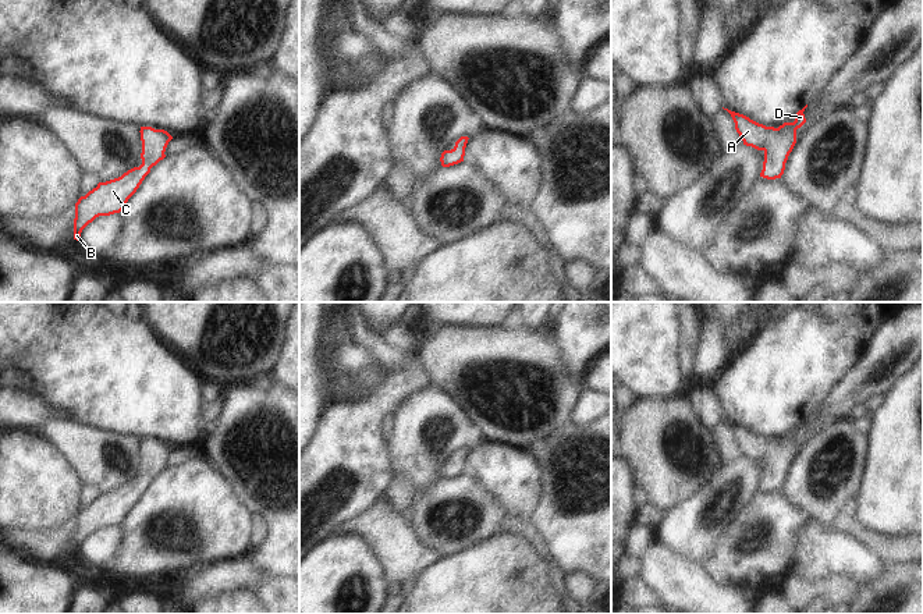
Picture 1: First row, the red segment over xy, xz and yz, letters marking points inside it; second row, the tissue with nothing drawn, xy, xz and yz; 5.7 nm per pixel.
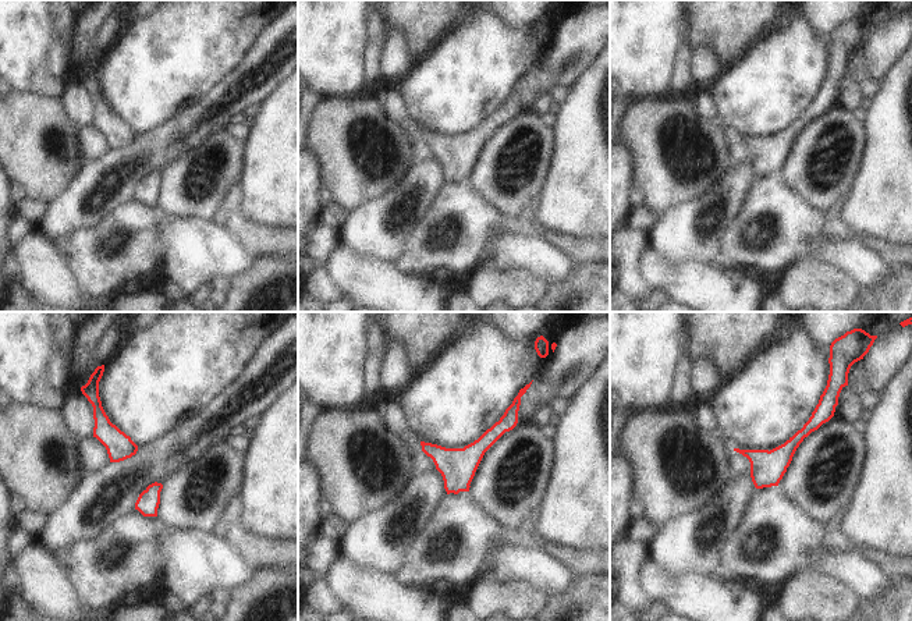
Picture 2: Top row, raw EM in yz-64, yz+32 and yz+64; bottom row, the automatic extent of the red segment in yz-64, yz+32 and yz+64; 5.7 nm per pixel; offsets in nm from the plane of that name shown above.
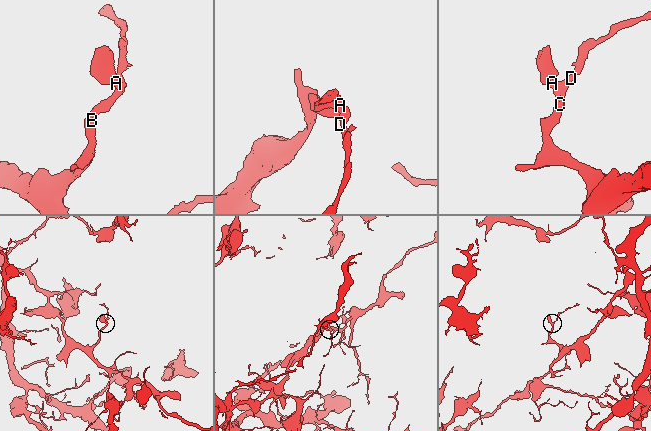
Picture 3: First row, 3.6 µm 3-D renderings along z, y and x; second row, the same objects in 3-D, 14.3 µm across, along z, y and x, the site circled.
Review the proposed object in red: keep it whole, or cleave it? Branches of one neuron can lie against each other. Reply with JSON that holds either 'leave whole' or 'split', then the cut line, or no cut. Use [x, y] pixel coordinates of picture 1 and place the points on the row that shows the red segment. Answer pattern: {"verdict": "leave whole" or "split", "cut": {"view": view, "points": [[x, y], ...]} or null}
{"verdict": "leave whole", "cut": null}

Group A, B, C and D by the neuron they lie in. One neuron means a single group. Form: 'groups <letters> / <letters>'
groups A B C D

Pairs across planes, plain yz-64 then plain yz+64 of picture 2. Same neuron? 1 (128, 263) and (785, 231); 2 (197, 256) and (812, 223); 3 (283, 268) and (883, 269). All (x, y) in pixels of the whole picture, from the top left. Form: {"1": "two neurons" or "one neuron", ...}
{"1": "one neuron", "2": "two neurons", "3": "two neurons"}

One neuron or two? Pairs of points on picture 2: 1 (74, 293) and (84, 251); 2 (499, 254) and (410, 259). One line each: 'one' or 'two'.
1: two
2: two

